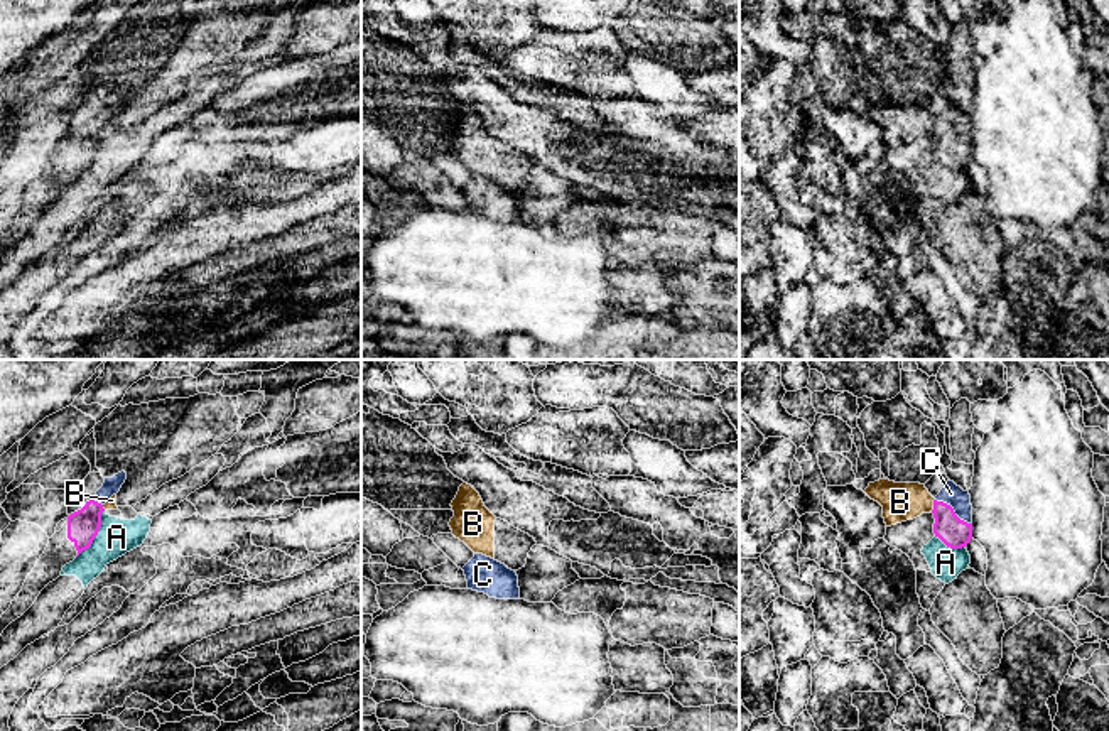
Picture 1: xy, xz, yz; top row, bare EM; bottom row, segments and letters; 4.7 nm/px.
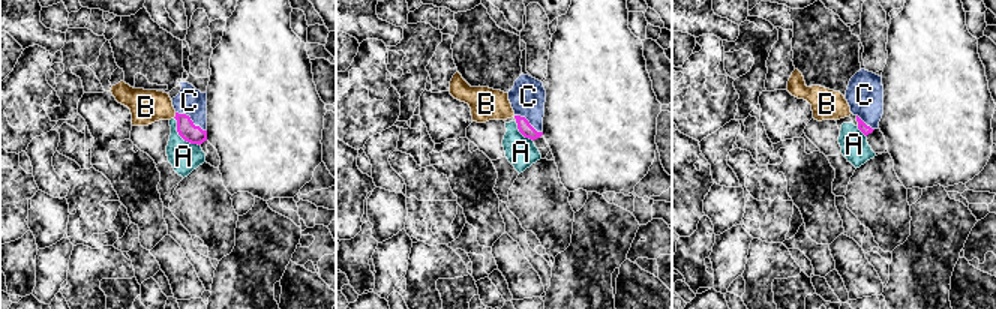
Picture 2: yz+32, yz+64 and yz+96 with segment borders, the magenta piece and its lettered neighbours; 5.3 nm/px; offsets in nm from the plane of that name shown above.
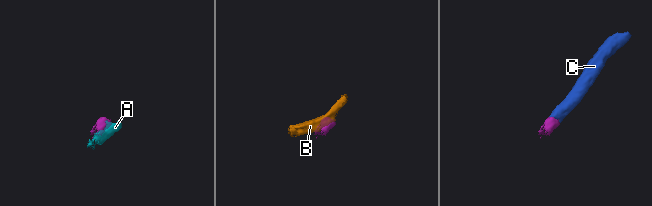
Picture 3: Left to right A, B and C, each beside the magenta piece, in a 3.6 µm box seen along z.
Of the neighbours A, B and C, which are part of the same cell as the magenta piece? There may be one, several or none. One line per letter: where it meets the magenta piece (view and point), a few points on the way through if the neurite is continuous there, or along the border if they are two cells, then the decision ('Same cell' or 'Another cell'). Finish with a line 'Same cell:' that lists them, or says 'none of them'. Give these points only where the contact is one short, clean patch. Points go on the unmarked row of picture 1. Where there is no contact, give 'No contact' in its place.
A: Touches magenta at xy (97, 156). Boundary: xy (103, 132), (98, 156), (76, 179). Another cell
B: Touches magenta at yz (934, 127). Boundary: yz (934, 120), (930, 134). Another cell
C: Touches magenta at yz (952, 132). Path across: yz (954, 154), (952, 132), (951, 115). Same cell
Same cell: C

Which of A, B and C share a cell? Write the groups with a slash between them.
A / B / C

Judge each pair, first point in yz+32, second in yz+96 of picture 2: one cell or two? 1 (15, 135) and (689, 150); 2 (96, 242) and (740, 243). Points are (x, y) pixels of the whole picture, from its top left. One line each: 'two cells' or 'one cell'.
1: two cells
2: two cells

